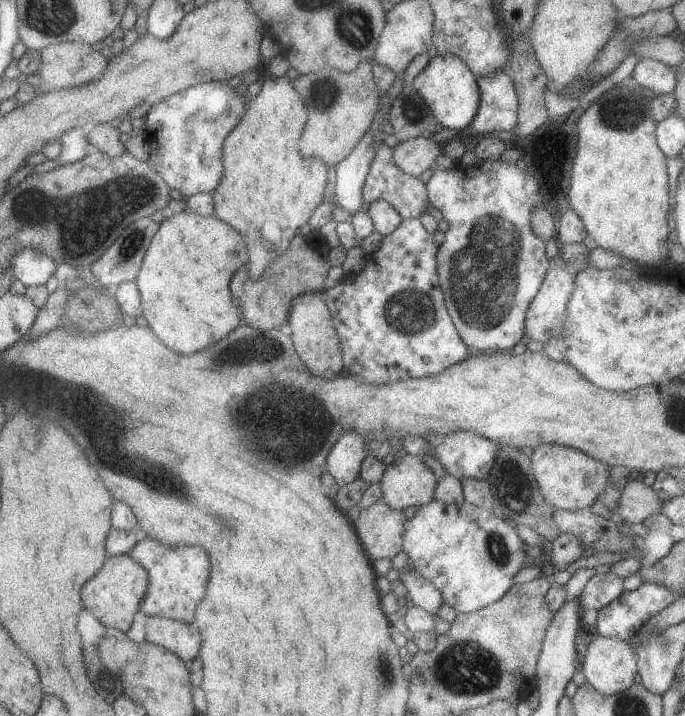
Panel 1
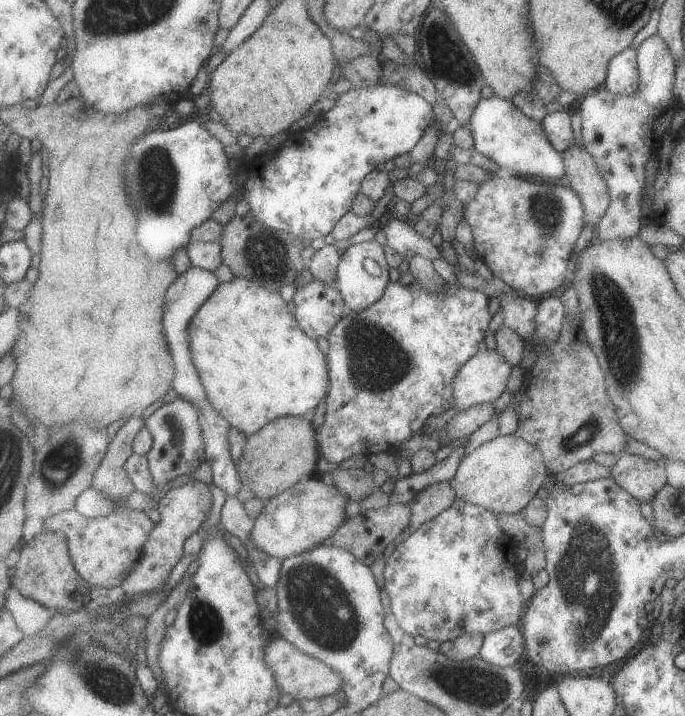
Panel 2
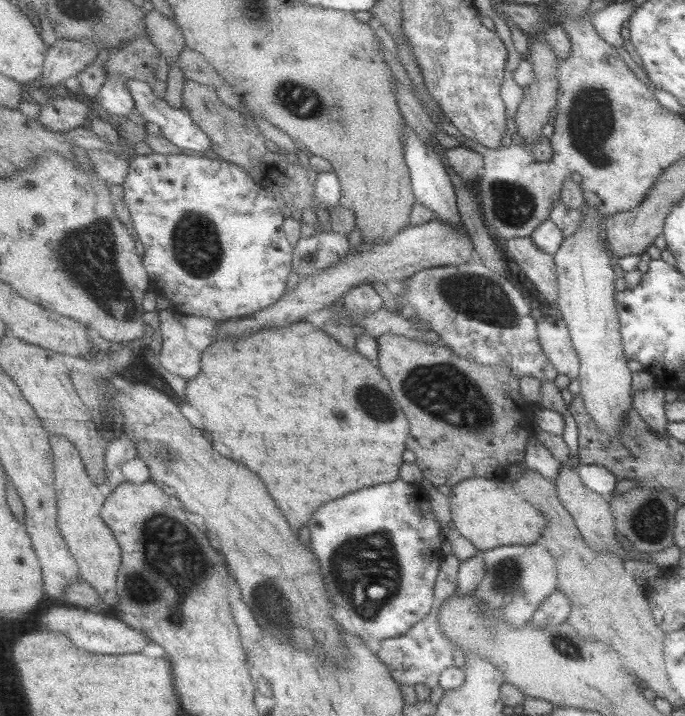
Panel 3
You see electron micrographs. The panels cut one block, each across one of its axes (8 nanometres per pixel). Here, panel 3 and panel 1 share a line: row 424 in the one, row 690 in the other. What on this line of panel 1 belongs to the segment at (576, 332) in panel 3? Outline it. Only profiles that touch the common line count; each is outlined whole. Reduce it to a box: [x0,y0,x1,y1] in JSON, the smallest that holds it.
[581,633,637,695]

